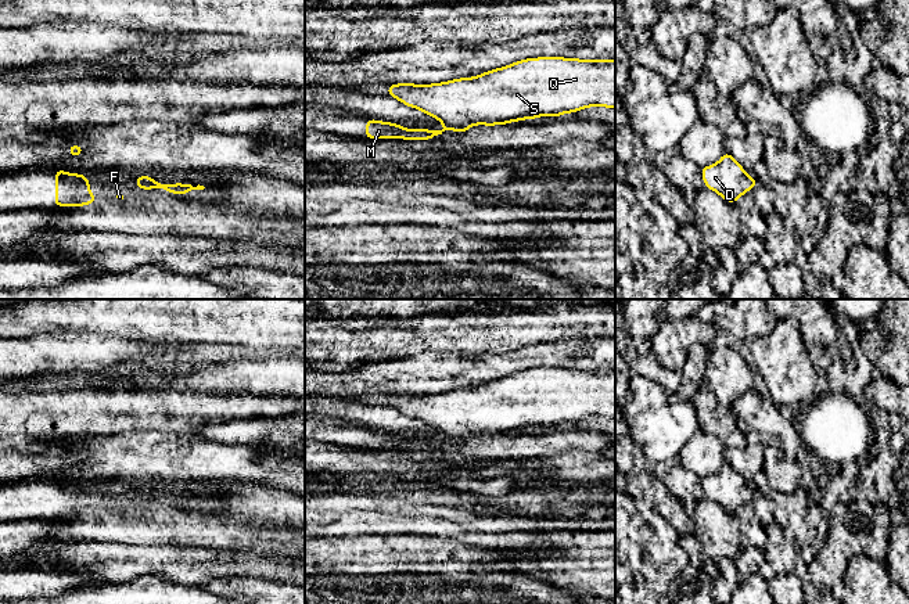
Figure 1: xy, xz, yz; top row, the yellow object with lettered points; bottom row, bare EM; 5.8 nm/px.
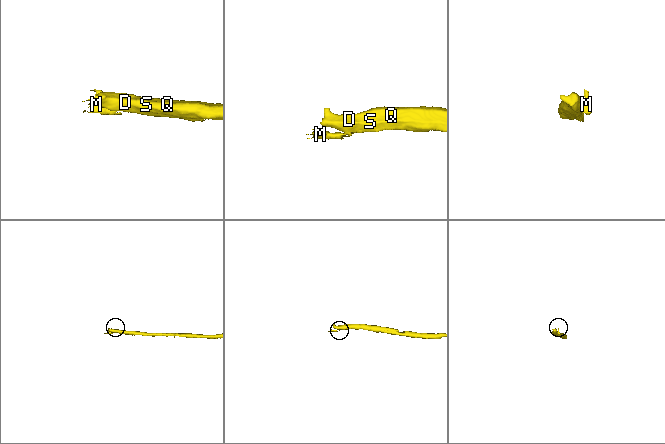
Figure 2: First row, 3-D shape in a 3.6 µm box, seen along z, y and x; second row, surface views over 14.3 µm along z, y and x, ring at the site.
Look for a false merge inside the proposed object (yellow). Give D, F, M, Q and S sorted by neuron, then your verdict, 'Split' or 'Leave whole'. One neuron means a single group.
Groups: D Q S / F M. Split

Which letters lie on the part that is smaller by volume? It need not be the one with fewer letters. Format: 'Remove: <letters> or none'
Remove: F, M

